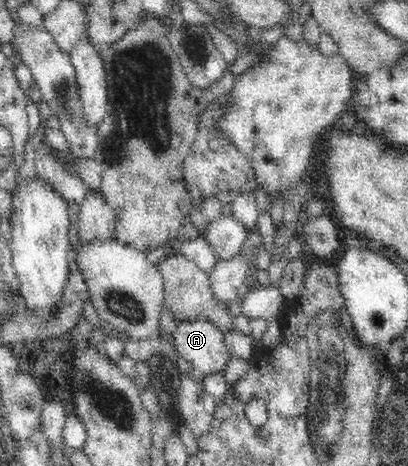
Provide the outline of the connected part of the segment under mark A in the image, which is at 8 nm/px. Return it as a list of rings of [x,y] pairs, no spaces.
[[[197,317],[193,320],[181,320],[172,336],[172,343],[179,357],[190,363],[194,371],[201,376],[224,371],[231,358],[224,342],[225,333],[210,321]]]

